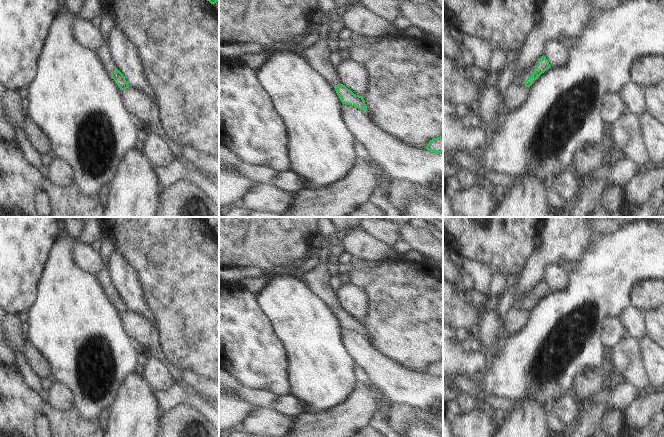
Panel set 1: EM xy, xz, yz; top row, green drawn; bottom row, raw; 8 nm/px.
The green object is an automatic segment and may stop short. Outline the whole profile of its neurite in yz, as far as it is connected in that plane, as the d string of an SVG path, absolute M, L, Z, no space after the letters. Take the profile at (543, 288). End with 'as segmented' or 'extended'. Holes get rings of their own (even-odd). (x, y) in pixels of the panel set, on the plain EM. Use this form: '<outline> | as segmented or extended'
M545 280L536 284L522 299L515 302L514 306L525 311L530 311L538 301L551 290Z | extended

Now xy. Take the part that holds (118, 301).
M108 231L103 232L101 241L102 248L99 254L104 268L96 275L96 278L102 285L105 294L111 299L120 314L125 314L129 312L129 309L123 298L117 293L109 274L109 257L114 252L116 241Z | extended

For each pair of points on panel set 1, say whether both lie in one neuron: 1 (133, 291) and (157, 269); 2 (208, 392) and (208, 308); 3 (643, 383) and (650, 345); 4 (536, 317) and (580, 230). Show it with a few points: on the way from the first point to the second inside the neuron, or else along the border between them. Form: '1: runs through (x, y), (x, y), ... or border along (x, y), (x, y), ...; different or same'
1: border along (129, 264), (136, 273), (149, 306); different
2: border along (186, 370), (198, 373), (208, 379); different
3: border along (640, 346), (643, 365), (652, 388); different
4: border along (586, 244), (583, 254), (578, 259), (570, 262); different

